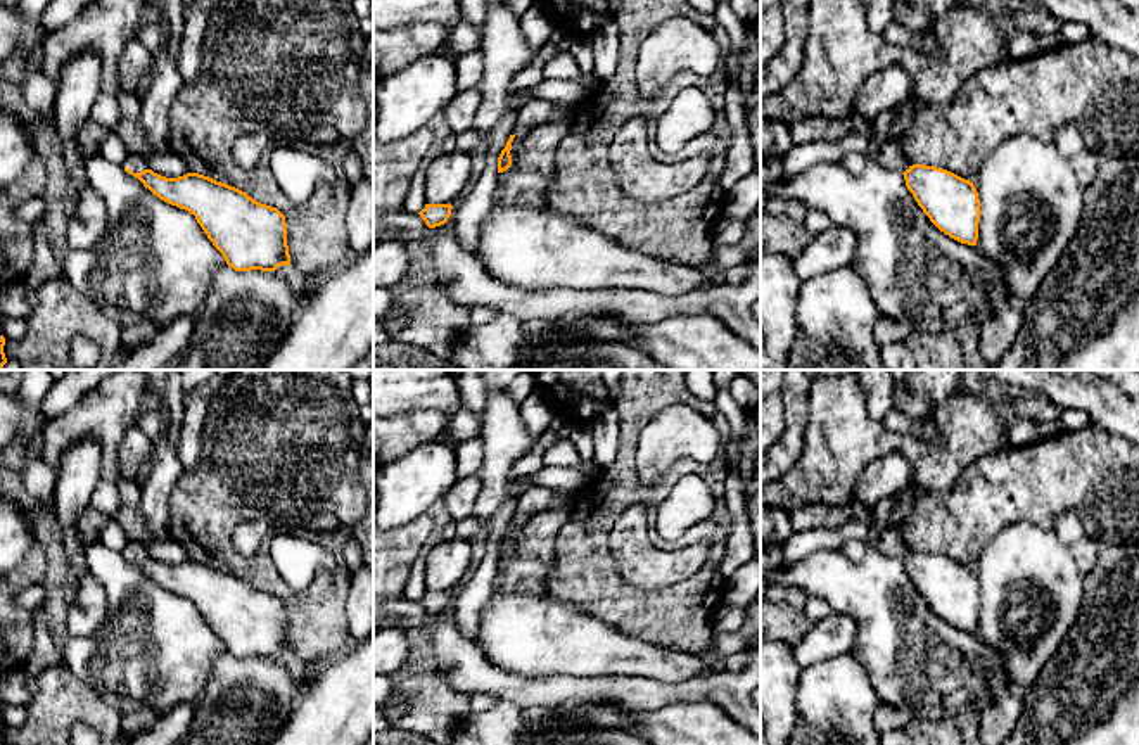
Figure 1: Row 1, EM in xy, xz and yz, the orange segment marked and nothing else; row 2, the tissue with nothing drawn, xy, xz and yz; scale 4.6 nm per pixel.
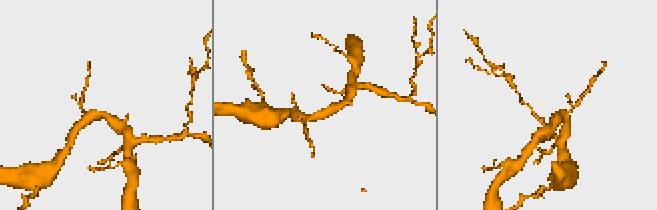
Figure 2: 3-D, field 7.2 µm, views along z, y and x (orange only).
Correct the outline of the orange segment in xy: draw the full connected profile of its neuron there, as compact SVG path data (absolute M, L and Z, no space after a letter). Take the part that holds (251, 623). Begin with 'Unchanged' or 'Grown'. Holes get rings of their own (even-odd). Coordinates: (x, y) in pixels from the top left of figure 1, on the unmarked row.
Grown. M131 541L124 558L138 565L161 588L188 598L235 659L275 659L292 653L285 603L245 579L199 560L166 565Z

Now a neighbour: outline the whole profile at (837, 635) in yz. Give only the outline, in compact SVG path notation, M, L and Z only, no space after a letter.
M830 614L816 622L800 641L793 645L793 659L800 669L819 660L854 652L859 645L857 622L843 614Z

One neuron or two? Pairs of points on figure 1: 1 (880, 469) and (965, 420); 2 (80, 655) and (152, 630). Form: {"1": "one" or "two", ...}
{"1": "two", "2": "one"}

